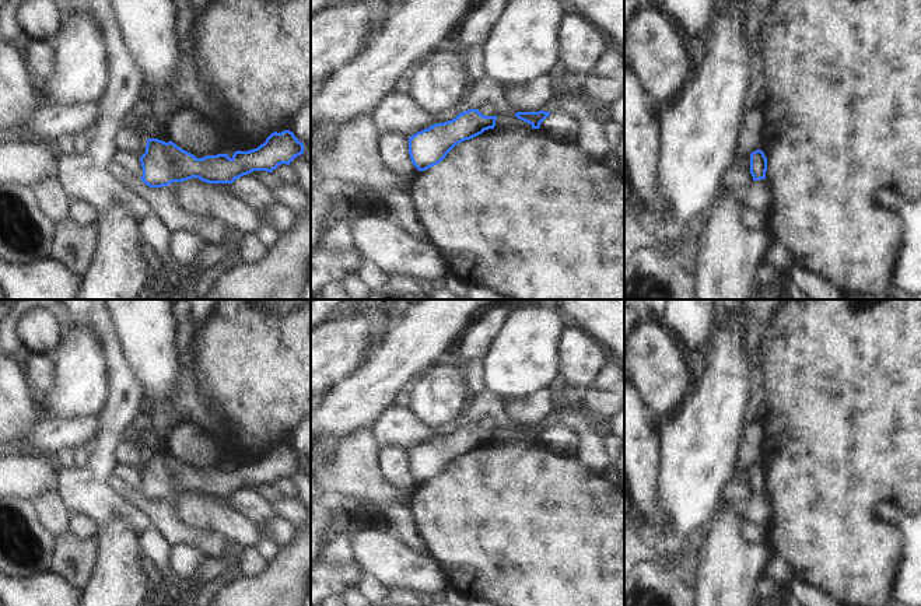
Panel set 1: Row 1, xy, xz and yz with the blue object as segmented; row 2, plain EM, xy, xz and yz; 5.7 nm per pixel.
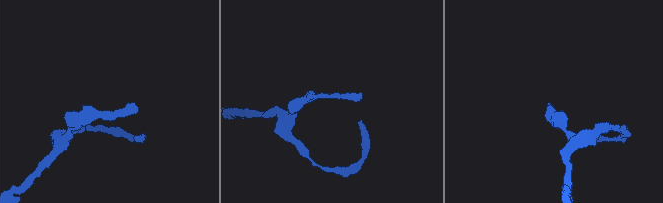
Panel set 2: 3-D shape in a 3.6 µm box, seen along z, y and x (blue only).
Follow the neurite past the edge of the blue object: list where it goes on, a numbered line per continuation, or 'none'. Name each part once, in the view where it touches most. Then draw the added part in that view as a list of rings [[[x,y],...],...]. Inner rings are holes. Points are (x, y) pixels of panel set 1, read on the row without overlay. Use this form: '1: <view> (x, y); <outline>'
none

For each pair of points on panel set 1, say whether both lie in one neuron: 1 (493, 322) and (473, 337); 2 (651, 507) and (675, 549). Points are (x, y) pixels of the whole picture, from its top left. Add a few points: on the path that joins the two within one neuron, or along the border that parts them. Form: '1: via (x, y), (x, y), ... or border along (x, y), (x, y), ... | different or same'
1: via (489, 326), (477, 337) | same
2: via (655, 517), (666, 539) | same

